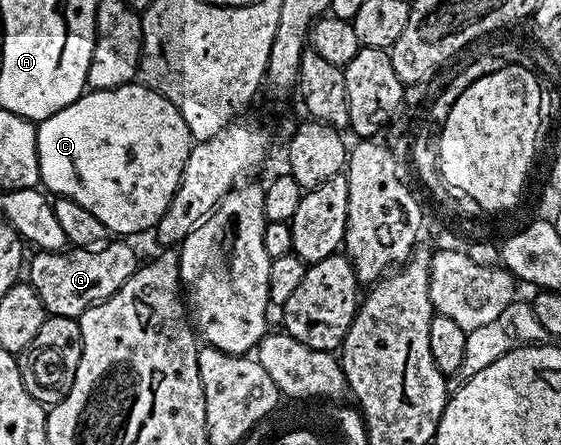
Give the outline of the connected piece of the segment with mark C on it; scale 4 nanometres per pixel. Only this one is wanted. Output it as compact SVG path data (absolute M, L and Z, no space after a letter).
M141 83L83 92L68 107L40 122L36 132L41 184L51 194L69 197L80 203L84 211L92 211L92 215L96 215L96 219L100 219L106 230L114 235L153 230L168 203L176 200L192 144L190 128L184 123L182 112L164 95Z

